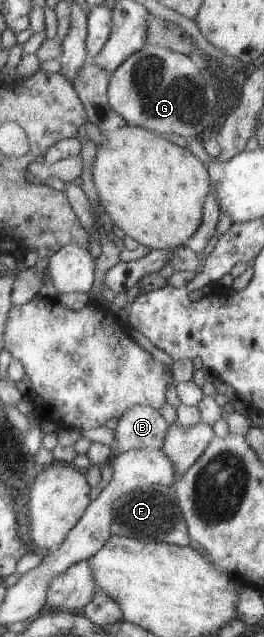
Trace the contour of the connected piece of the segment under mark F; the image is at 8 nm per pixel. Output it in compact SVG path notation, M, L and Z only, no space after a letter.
M153 485L136 488L115 499L112 504L112 535L141 540L144 543L173 543L187 546L190 536L174 486Z

